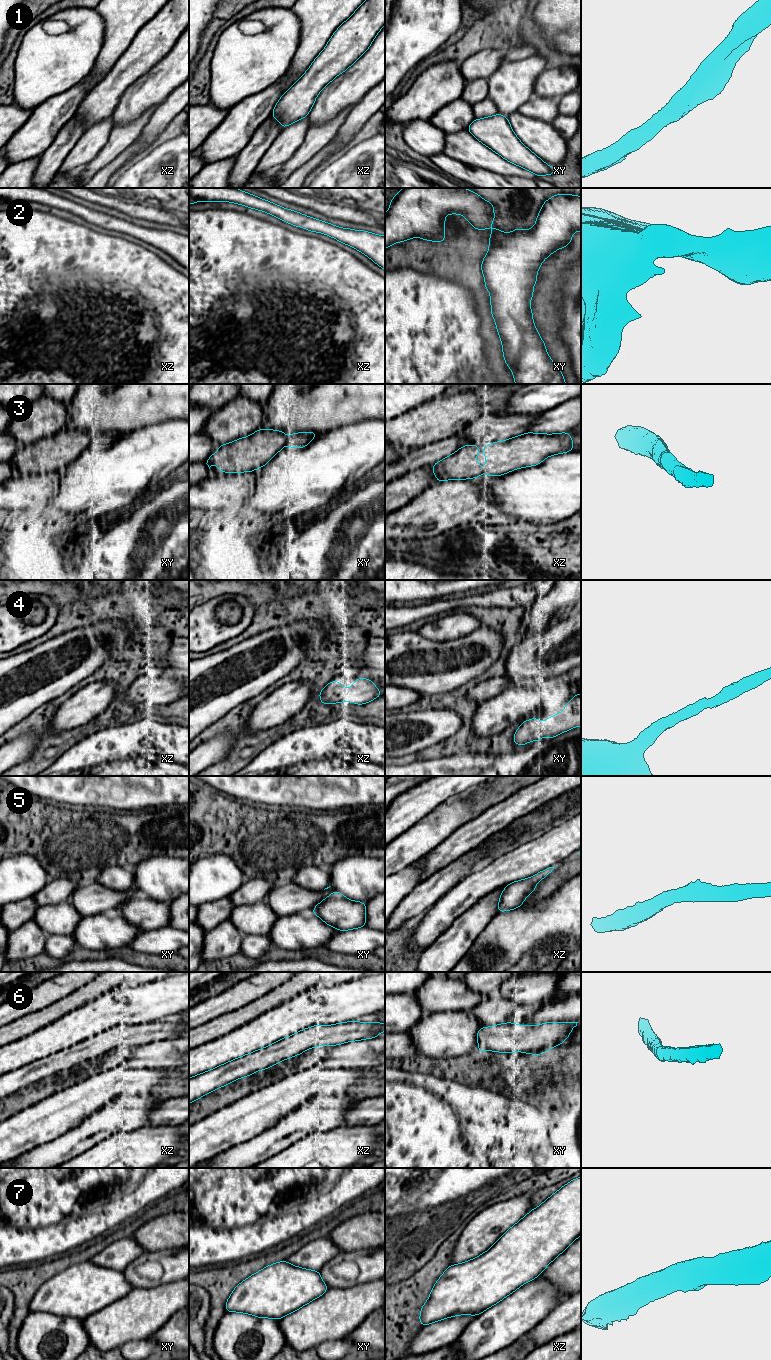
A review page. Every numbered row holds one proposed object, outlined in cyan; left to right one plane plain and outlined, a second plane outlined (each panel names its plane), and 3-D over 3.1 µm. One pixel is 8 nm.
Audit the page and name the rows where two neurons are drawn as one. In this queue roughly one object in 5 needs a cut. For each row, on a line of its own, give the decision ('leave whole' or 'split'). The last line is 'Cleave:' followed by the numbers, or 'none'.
1: leave whole
2: leave whole
3: leave whole
4: leave whole
5: leave whole
6: leave whole
7: leave whole
Cleave: none

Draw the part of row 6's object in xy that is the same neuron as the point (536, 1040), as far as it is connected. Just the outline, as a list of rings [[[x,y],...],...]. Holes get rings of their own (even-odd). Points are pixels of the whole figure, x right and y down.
[[[507,1022],[491,1027],[481,1027],[476,1034],[478,1051],[516,1053],[519,1050],[524,1054],[530,1053],[537,1056],[566,1041],[567,1037],[571,1034],[571,1029],[576,1027],[577,1023],[578,1022],[548,1022],[538,1026],[526,1024],[518,1027],[519,1022]]]

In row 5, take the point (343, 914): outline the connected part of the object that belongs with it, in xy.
[[[337,891],[317,904],[311,913],[339,931],[357,929],[366,924],[366,904],[349,900]]]

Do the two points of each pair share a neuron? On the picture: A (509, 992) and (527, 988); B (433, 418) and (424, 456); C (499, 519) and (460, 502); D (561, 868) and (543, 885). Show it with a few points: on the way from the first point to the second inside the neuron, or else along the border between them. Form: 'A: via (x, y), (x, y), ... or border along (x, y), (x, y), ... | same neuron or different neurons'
A: via (513, 989), (523, 989) | same neuron
B: border along (449, 436), (414, 447), (408, 451) | different neurons
C: via (489, 509), (483, 503), (470, 502) | same neuron
D: via (557, 873), (548, 882) | same neuron

